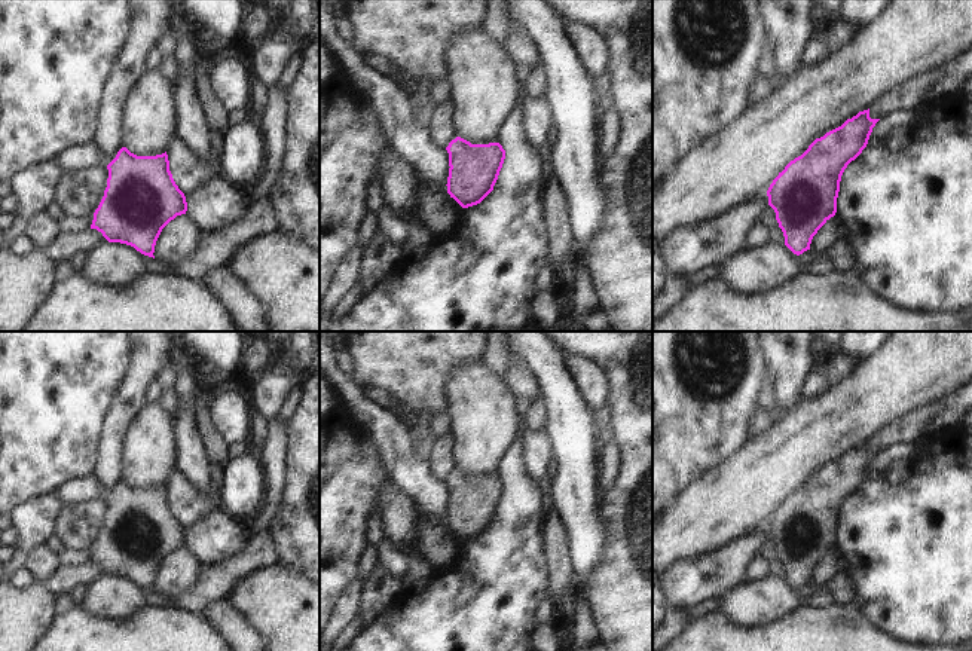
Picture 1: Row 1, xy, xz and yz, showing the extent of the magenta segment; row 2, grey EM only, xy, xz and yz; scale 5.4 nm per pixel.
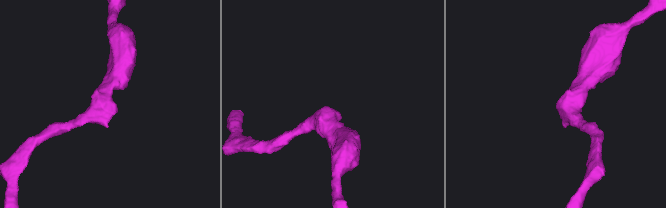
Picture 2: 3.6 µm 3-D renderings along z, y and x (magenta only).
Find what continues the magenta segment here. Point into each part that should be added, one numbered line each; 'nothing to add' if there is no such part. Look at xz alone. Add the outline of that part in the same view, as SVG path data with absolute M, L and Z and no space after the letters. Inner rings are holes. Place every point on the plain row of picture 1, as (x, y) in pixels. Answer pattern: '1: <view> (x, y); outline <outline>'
nothing to add

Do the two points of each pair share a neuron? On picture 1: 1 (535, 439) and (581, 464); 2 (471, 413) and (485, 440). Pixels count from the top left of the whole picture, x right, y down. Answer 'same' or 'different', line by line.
1: different
2: same

